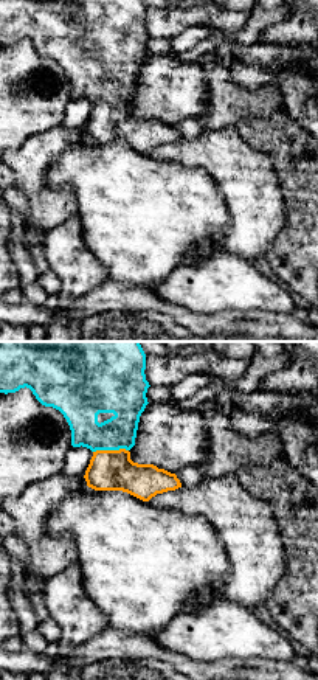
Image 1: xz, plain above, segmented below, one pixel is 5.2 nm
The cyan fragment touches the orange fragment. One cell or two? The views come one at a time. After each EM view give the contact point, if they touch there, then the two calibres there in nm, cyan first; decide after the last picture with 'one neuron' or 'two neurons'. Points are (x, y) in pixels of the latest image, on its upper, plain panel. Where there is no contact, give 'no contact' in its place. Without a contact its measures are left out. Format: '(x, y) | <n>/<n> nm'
(110, 101) | 180/200 nm

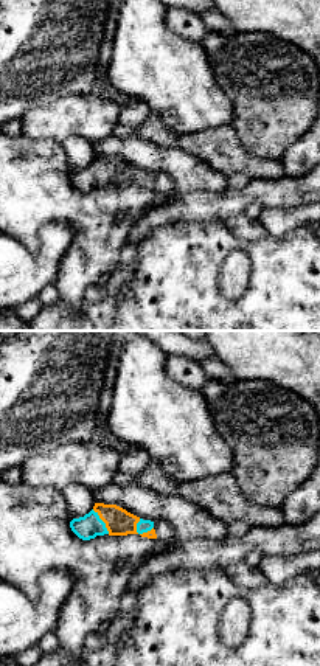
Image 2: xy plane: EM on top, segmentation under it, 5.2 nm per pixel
(143, 183) | 60/140 nm

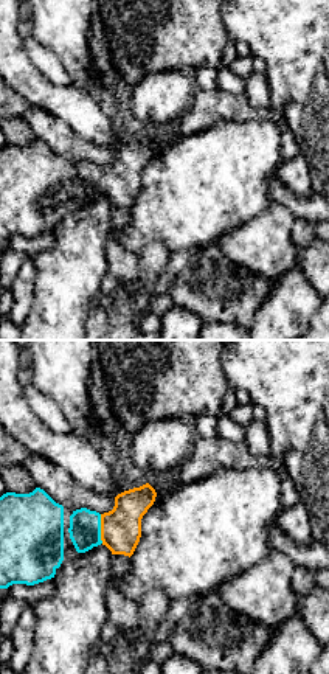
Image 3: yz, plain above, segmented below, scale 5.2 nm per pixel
(100, 180) | 160/200 nm

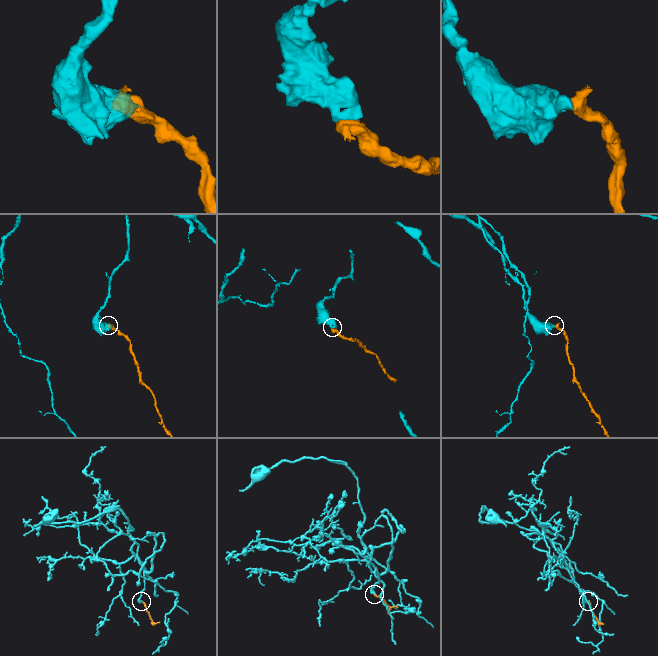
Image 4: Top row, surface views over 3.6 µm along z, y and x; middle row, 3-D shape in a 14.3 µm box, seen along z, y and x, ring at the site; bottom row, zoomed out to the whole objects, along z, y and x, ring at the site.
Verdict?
one neuron

